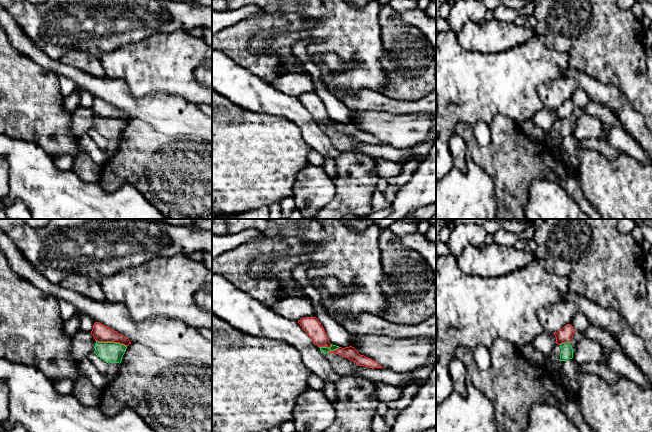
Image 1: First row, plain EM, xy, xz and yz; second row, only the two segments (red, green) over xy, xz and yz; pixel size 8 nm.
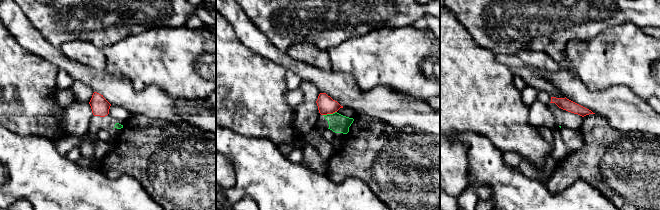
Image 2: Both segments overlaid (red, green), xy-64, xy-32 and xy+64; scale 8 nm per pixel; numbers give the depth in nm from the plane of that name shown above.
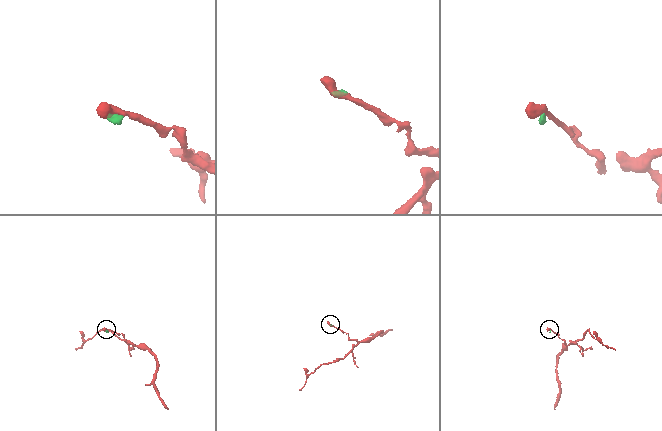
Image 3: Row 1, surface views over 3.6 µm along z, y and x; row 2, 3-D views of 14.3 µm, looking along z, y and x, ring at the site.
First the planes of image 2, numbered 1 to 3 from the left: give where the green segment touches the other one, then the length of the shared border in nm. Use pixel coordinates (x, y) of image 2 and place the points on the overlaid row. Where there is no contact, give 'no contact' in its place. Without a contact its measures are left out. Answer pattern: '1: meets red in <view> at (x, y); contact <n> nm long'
1: no contact
2: meets red in xy-32 at (329, 113); contact 120 nm long
3: no contact

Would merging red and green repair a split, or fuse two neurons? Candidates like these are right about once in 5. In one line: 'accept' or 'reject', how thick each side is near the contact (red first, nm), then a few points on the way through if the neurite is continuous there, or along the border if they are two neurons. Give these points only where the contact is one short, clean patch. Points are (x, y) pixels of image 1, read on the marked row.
reject; calibres 140 and 170 nm; border xy (96, 340), (119, 342), (126, 346)

